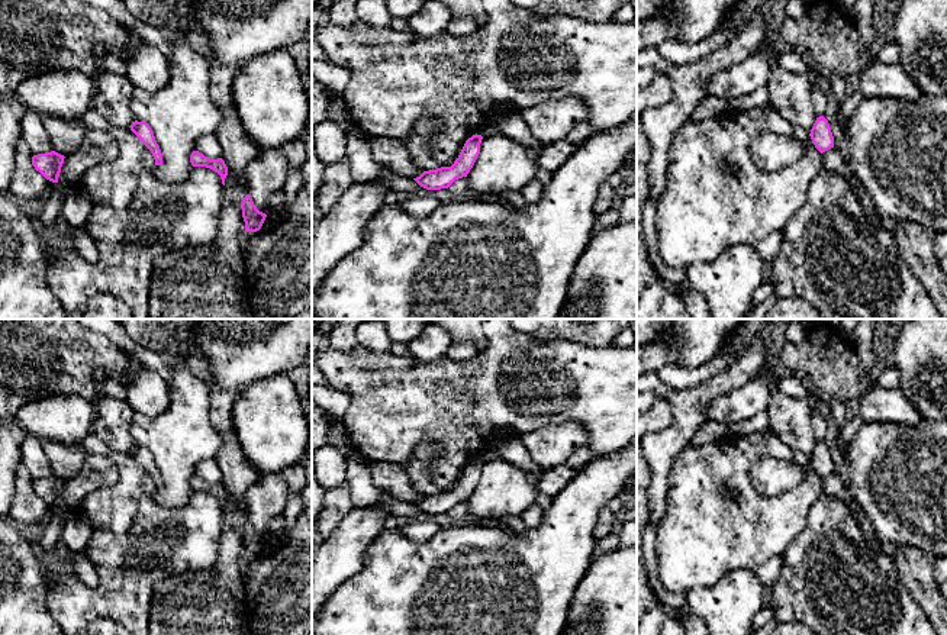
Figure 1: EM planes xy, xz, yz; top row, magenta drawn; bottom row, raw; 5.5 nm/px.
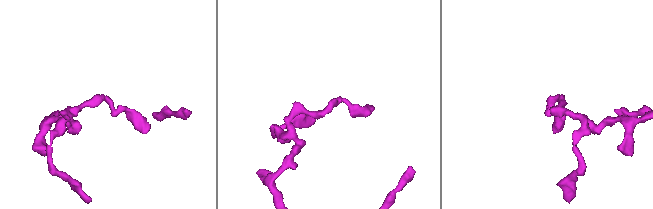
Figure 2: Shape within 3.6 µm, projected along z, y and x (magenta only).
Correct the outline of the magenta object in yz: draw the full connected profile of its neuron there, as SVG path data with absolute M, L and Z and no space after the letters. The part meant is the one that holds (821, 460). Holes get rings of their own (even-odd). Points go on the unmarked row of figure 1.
M824 441L816 442L809 461L821 478L834 473L834 461L830 448Z

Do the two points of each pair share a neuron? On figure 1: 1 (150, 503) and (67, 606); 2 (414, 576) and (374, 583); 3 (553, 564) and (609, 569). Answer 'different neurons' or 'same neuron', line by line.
1: same neuron
2: same neuron
3: different neurons

